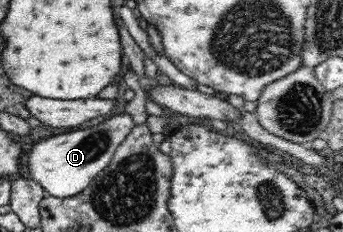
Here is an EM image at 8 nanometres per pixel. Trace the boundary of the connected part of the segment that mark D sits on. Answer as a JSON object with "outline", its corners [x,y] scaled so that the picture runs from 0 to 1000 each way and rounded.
{"outline":[[[362,478],[329,491],[277,543],[192,565],[120,603],[93,629],[85,655],[87,767],[111,784],[140,828],[140,845],[219,845],[248,819],[262,780],[318,716],[347,621],[376,586],[391,543],[388,504]]]}

